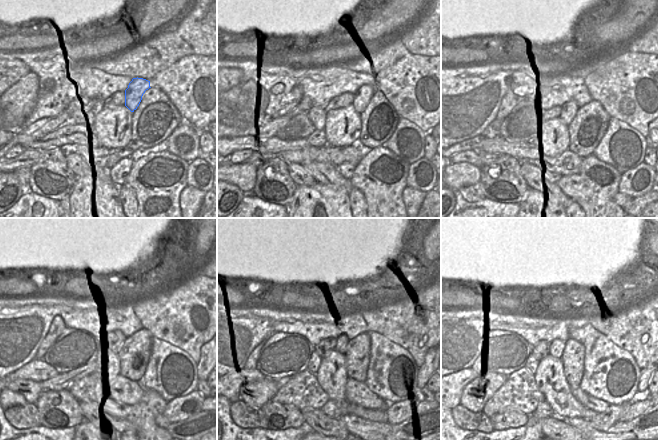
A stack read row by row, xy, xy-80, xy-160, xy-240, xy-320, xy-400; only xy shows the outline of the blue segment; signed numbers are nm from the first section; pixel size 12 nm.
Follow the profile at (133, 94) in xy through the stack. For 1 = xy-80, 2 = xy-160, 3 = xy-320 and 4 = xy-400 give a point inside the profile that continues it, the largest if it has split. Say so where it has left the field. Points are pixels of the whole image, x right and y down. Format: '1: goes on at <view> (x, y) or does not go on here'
1: goes on at xy-80 (360, 98)
2: goes on at xy-160 (574, 106)
3: goes on at xy-320 (342, 341)
4: goes on at xy-400 (556, 349)

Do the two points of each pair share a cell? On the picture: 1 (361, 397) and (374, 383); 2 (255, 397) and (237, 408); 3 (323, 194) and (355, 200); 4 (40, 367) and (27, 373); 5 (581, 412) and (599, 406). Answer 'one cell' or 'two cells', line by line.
1: two cells
2: two cells
3: two cells
4: one cell
5: two cells

